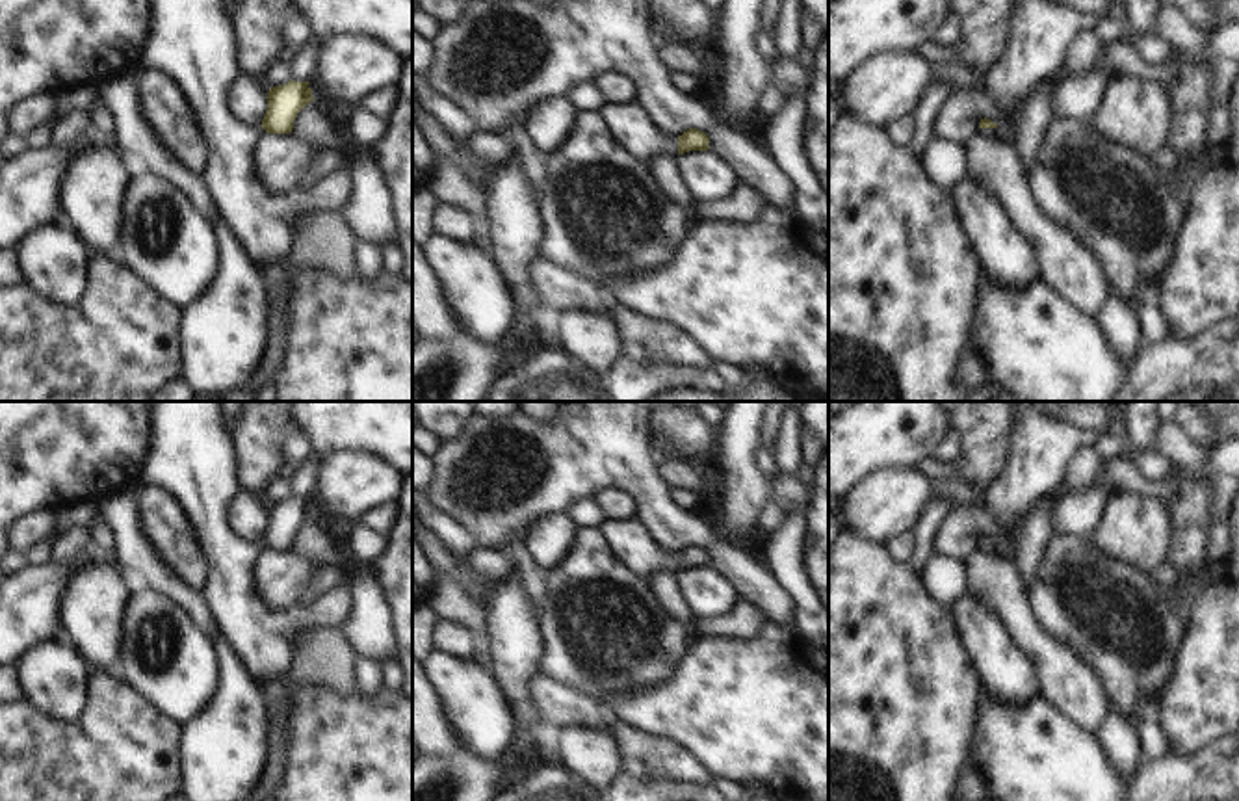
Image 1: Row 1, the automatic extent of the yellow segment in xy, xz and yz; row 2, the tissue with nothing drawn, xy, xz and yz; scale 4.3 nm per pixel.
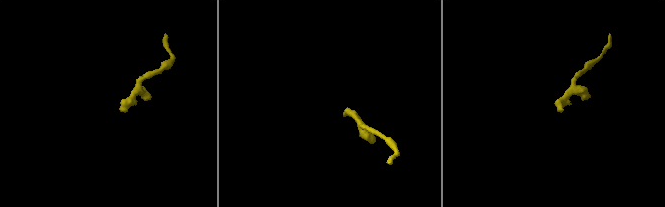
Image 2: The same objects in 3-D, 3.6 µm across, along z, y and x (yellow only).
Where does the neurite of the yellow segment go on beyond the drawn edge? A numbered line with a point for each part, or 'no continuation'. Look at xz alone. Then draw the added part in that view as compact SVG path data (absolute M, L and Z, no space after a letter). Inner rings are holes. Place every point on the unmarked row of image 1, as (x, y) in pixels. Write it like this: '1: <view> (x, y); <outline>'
1: xz (628, 539); M635 517L606 519L598 528L624 569L643 578L665 565L678 571L678 554L667 554Z

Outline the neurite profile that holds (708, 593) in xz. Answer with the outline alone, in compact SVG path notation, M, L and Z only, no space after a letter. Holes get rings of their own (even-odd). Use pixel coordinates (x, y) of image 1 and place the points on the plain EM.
M710 565L678 571L676 582L693 621L726 615L739 600L732 584Z

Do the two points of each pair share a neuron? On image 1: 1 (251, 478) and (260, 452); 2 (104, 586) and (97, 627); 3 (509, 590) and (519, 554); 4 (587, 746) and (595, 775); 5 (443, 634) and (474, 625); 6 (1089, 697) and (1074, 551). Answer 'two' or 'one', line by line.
1: one
2: one
3: two
4: one
5: two
6: two

